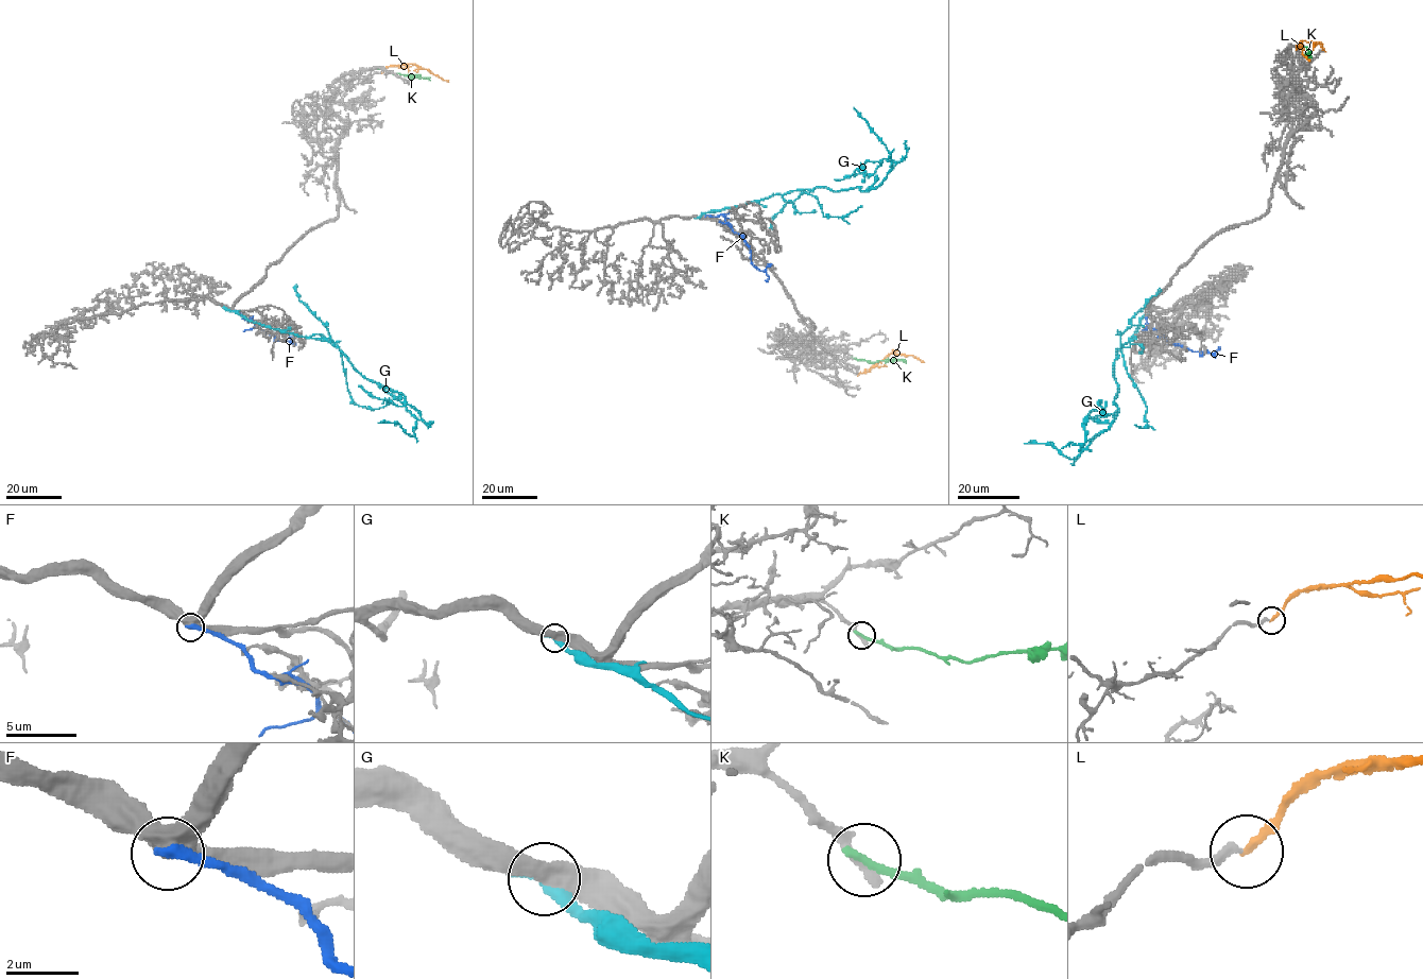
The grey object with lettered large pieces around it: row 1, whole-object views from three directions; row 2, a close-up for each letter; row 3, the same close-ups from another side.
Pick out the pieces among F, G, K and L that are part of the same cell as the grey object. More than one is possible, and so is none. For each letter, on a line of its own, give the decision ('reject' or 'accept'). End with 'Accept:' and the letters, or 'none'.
F: reject
G: reject
K: reject
L: reject
Accept: none

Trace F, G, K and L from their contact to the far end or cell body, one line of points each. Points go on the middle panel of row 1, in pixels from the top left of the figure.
F: (706, 216), (722, 216), (741, 236), (749, 247), (751, 262), (768, 276), (765, 280)
G: (697, 218), (793, 190), (827, 187), (867, 191), (881, 183), (896, 162), (867, 160), (850, 175), (834, 178)
K: (852, 358), (871, 362), (906, 360)
L: (858, 375), (890, 354), (913, 356), (924, 362)

